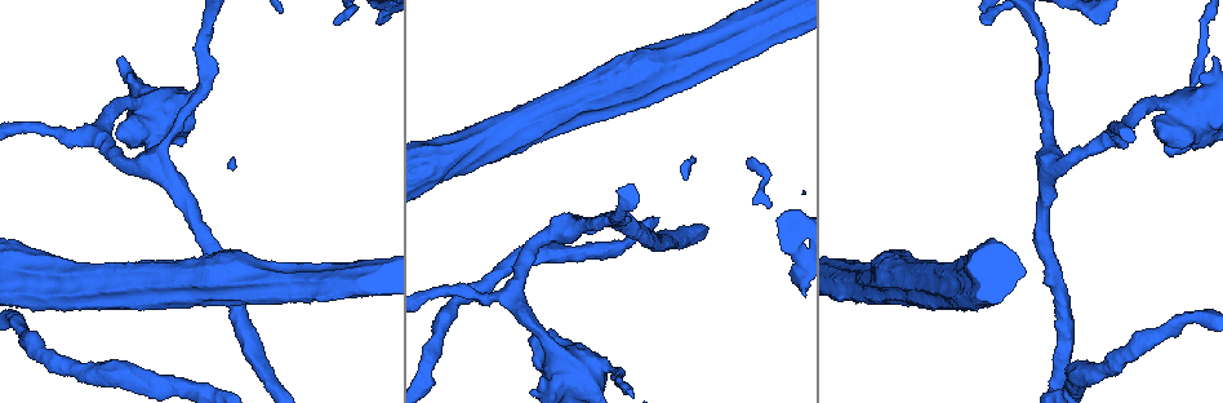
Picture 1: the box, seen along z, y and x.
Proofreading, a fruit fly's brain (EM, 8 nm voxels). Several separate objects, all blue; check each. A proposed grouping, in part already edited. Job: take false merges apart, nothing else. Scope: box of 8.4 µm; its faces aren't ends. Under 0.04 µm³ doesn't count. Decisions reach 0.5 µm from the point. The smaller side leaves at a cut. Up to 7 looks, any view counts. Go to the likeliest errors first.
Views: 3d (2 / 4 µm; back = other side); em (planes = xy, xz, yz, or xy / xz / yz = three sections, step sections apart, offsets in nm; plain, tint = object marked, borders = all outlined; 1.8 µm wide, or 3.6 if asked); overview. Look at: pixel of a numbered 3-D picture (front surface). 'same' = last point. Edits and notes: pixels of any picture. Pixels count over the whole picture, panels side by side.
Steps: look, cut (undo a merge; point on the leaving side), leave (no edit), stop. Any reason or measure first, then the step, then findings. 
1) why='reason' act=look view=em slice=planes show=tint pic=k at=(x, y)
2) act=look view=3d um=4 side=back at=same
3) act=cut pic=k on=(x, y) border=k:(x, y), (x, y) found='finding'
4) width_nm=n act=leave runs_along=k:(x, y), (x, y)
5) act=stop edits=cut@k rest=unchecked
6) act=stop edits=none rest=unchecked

act=look view=3d um=4 pic=1 at=(555, 362)

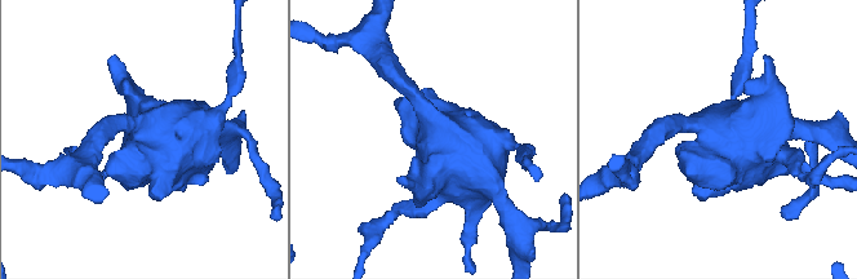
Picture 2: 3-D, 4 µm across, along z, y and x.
act=look view=em um=3.6 slice=planes show=tint pic=2 at=(723, 132)

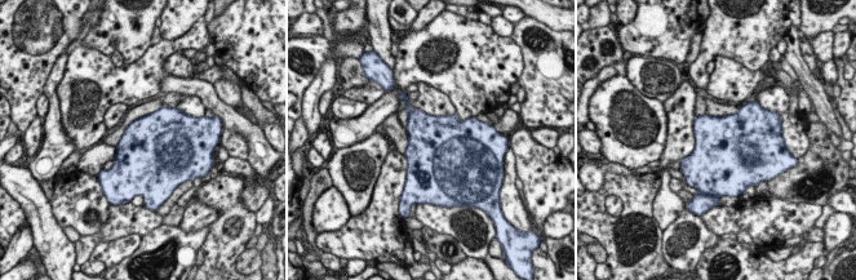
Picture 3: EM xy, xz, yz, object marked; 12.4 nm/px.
act=leave found='one cell here'

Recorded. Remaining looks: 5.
why='calibre changes' act=look view=em slice=xz step=16 show=tint pic=1 at=(153, 161)

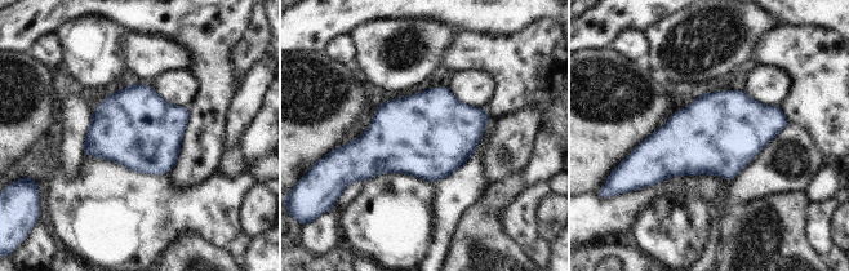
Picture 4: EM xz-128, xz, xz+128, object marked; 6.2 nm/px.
act=look view=em slice=planes show=tint at=same

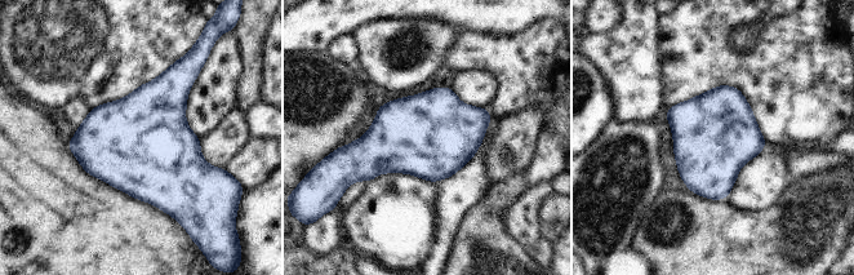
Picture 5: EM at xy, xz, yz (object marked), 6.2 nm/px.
act=leave found='one cell here'

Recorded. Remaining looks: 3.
act=look view=em slice=planes show=tint pic=1 at=(513, 297)

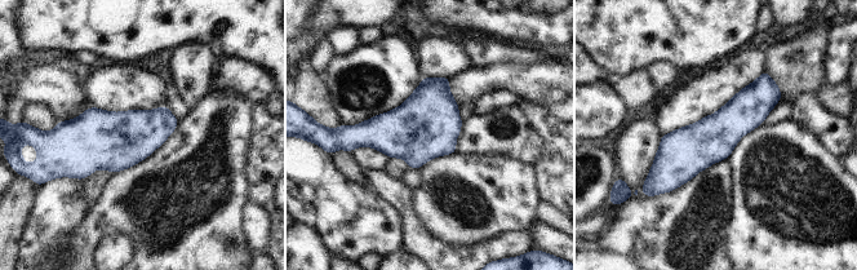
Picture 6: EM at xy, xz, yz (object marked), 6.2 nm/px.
act=leave runs_along=6:(776, 89), (653, 176) found='one cell here'

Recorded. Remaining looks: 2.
act=stop edits=none rest=unchecked

